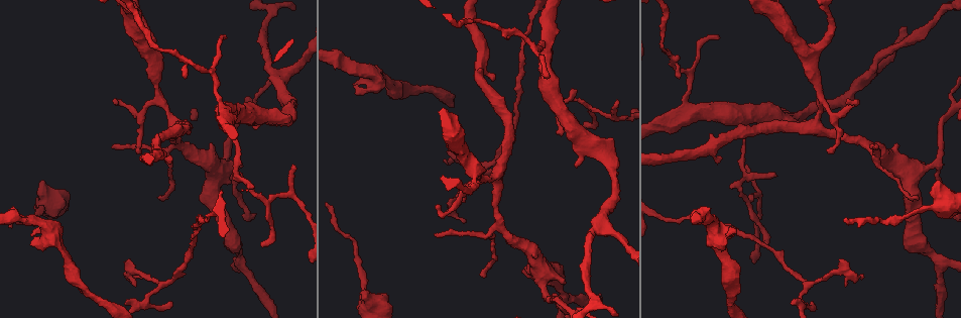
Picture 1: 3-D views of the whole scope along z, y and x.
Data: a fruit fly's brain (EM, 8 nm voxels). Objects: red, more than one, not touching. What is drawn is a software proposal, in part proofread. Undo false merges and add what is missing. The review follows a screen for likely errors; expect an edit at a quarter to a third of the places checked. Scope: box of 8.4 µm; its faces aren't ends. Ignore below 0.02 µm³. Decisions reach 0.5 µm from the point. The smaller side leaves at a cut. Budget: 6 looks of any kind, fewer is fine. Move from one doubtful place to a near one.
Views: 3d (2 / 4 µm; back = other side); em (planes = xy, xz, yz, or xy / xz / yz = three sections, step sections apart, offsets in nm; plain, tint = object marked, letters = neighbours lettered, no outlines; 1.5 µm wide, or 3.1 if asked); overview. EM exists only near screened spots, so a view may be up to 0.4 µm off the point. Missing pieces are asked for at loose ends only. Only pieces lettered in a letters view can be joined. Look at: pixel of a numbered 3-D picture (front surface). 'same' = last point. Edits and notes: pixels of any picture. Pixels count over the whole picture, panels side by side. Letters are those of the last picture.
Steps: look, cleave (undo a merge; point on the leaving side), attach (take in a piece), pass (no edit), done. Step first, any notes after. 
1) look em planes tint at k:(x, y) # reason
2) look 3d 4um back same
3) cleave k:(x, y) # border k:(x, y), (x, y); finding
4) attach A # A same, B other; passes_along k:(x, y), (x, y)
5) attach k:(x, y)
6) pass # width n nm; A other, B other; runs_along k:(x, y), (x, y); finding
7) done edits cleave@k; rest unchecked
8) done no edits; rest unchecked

look 3d 4um back at 1:(728, 235) # branch stops here

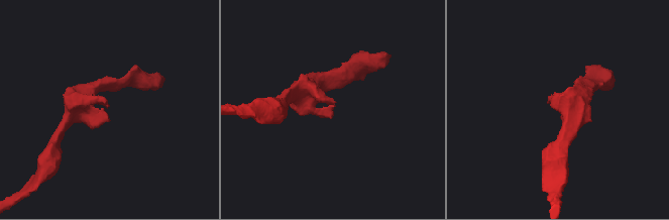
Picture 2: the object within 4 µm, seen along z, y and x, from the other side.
look em xz step 8 letters at 2:(105, 106)

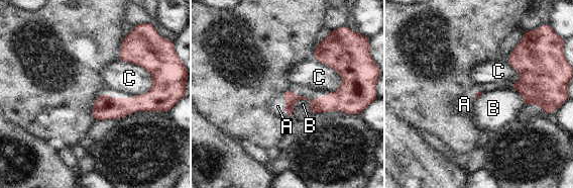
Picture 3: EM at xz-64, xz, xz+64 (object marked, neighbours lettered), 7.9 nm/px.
look em planes letters same

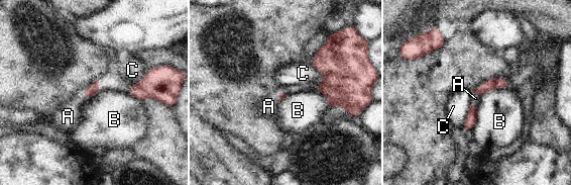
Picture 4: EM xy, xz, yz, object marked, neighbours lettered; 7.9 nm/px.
attach A # A same, B other, C other; passes_along 4:(93, 88), (84, 94), (68, 116); it goes on there

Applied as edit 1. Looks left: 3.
look 3d 4um at 1:(481, 181)

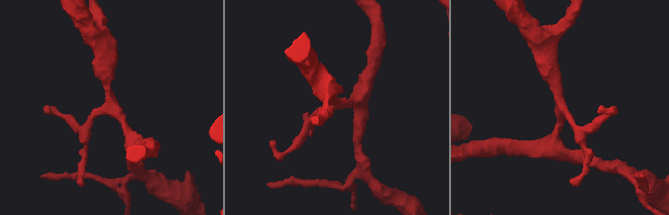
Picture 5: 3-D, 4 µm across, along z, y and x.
look em planes letters at 5:(561, 108) # now the EM

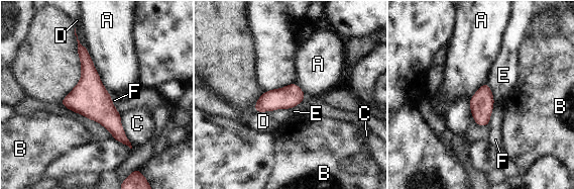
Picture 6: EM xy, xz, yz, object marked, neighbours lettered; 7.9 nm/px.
pass # longest_contact A 460 nm; A other, B other, C other, D other, E other, F other; border 6:(487, 82), (494, 97); all the same neuron

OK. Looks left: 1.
done edits attach@4; rest unchecked

